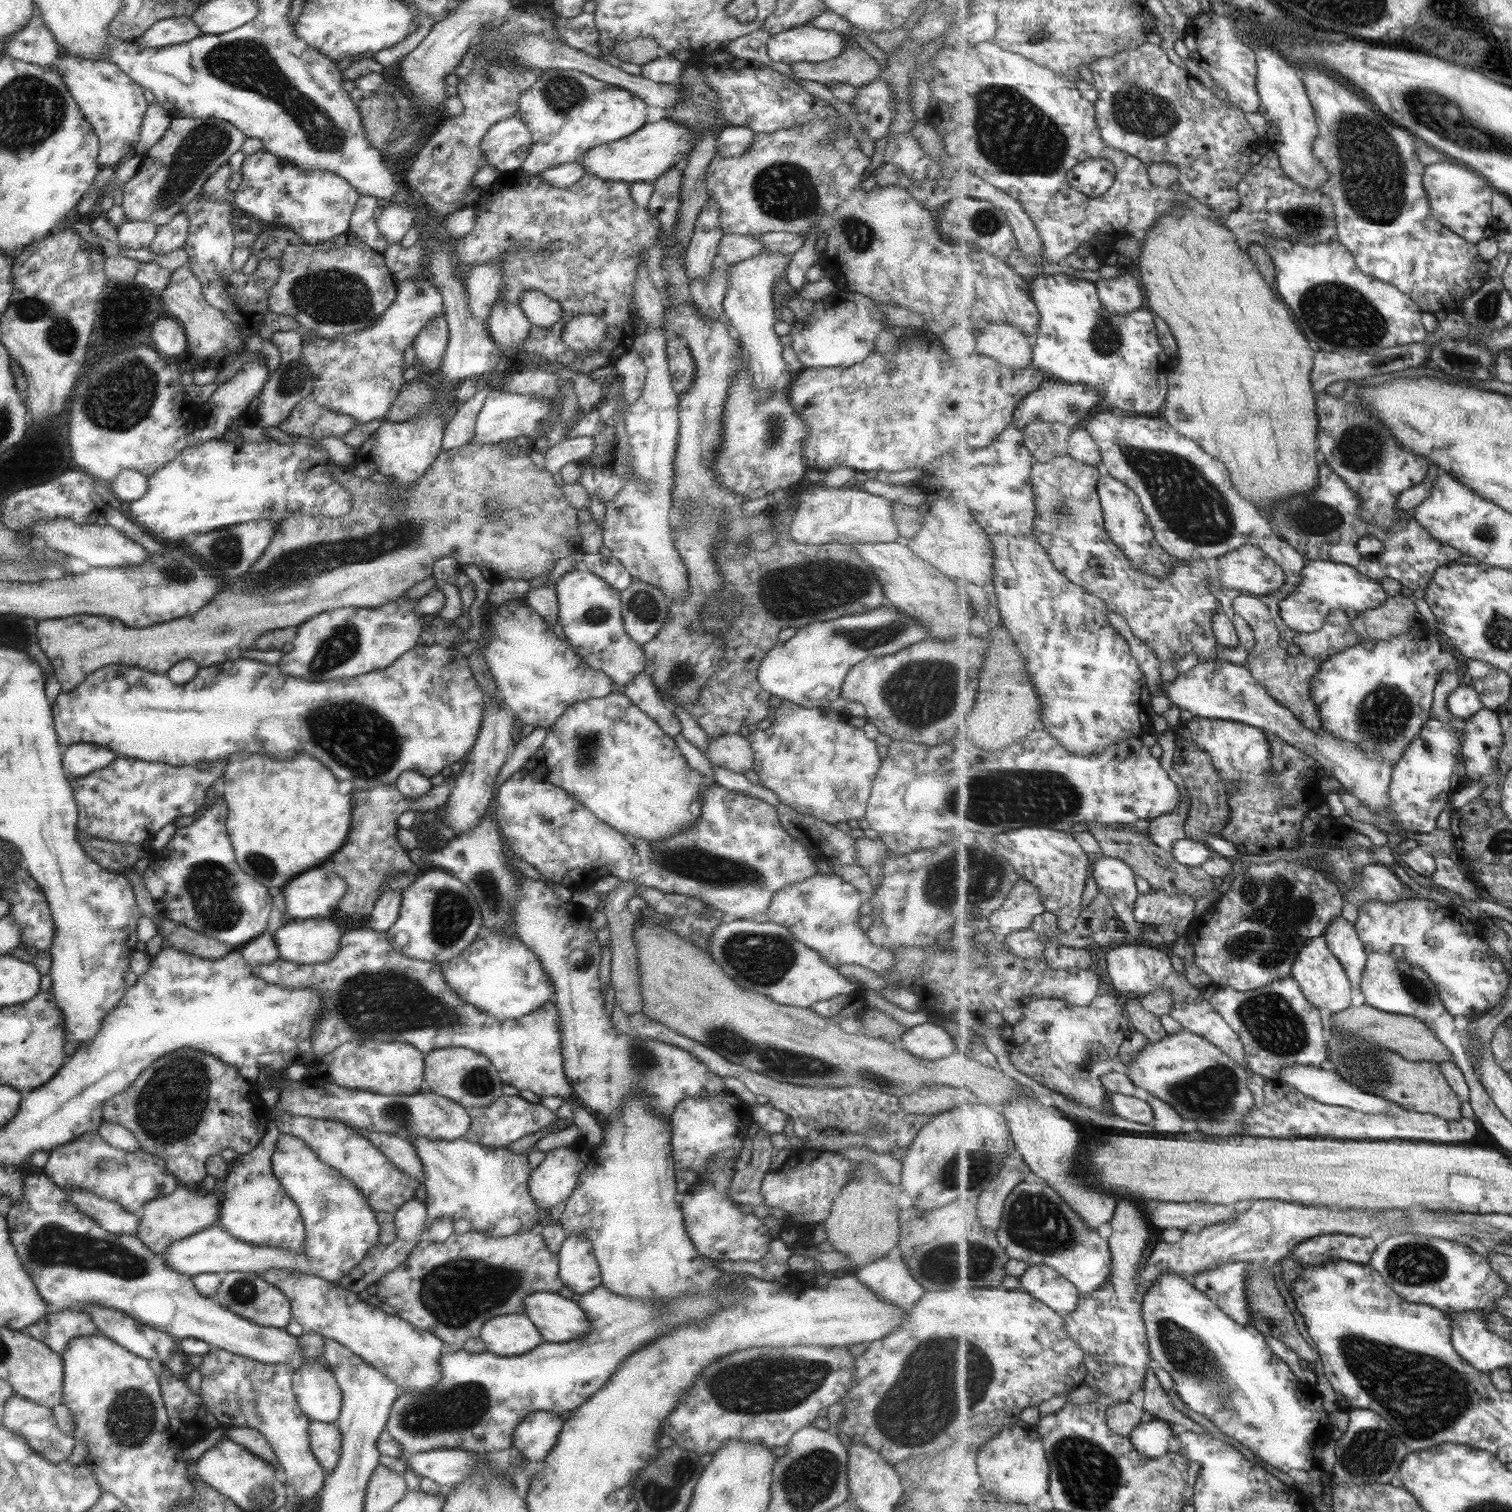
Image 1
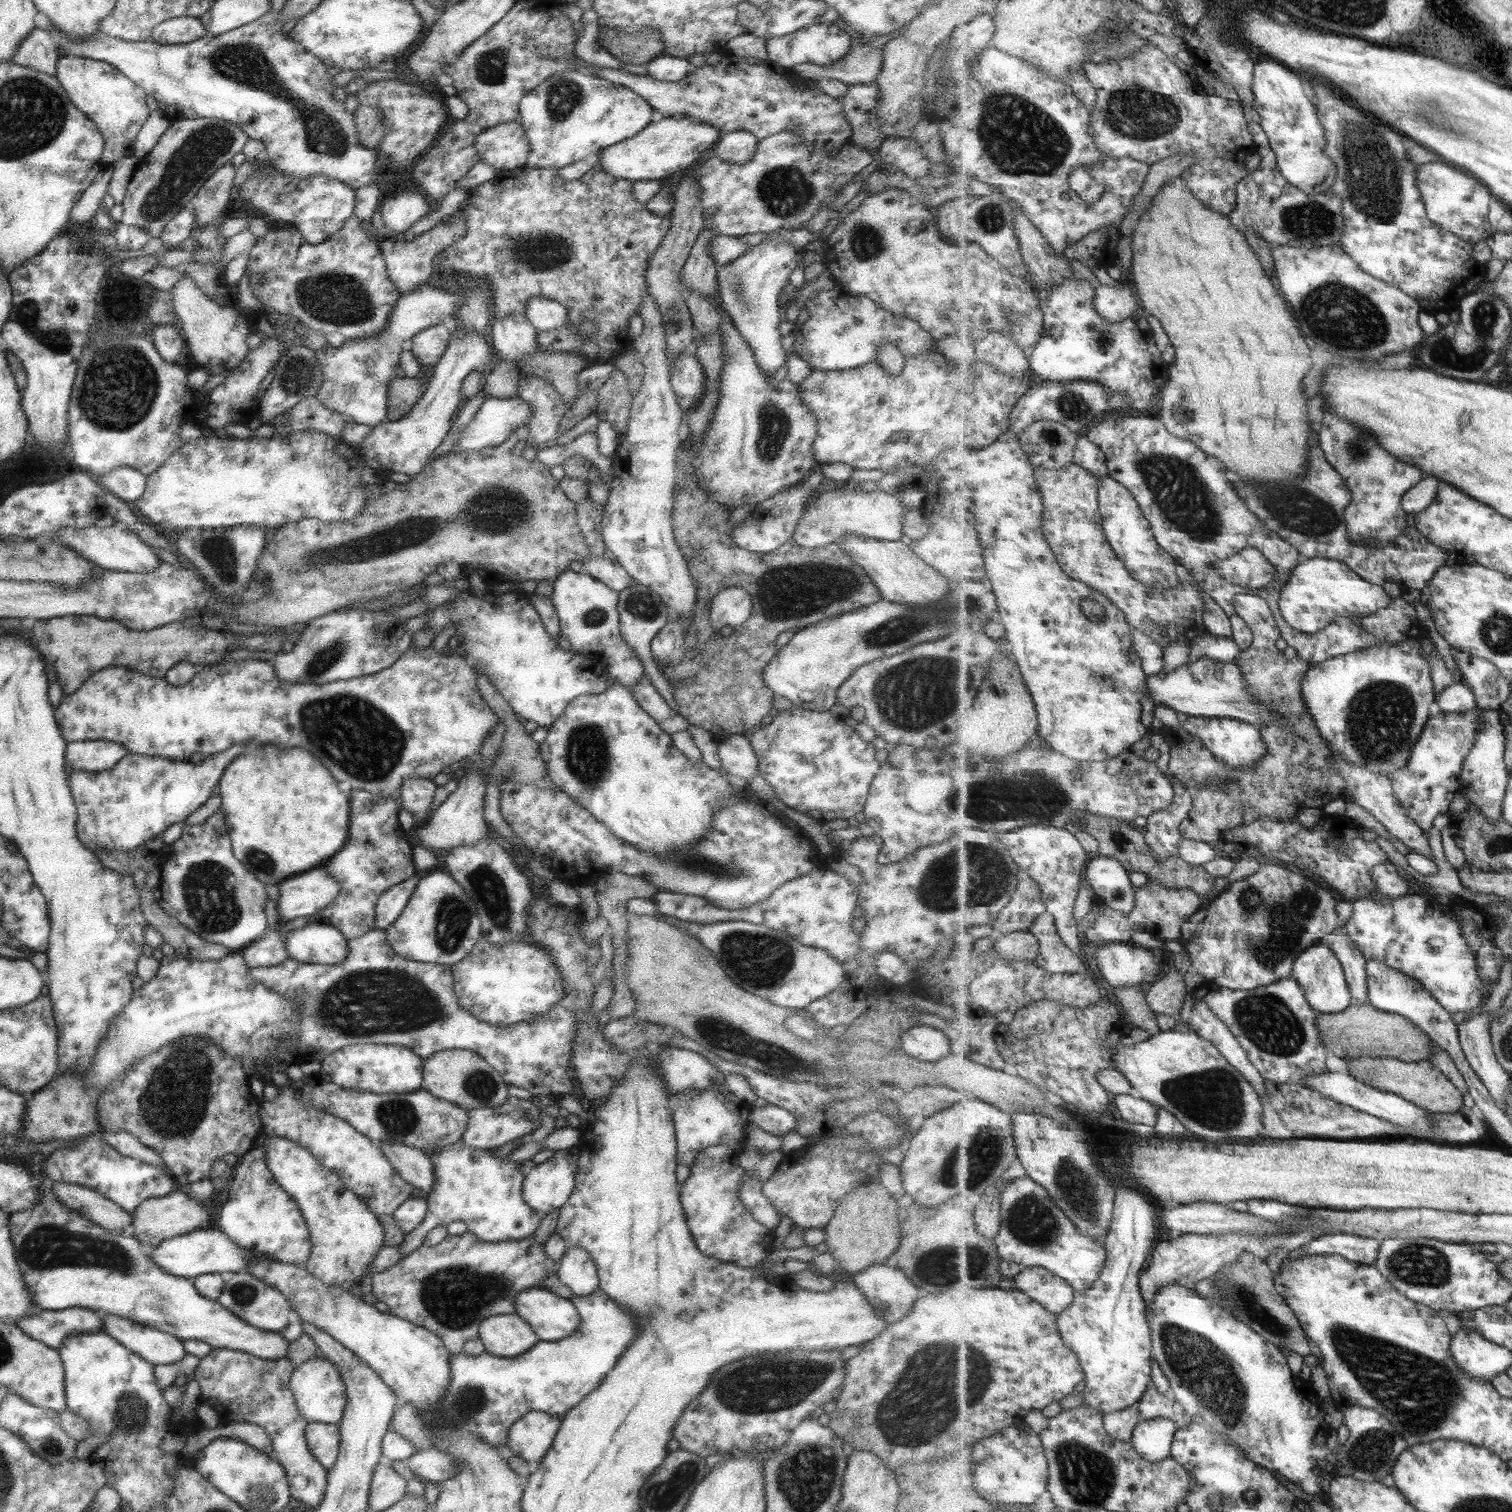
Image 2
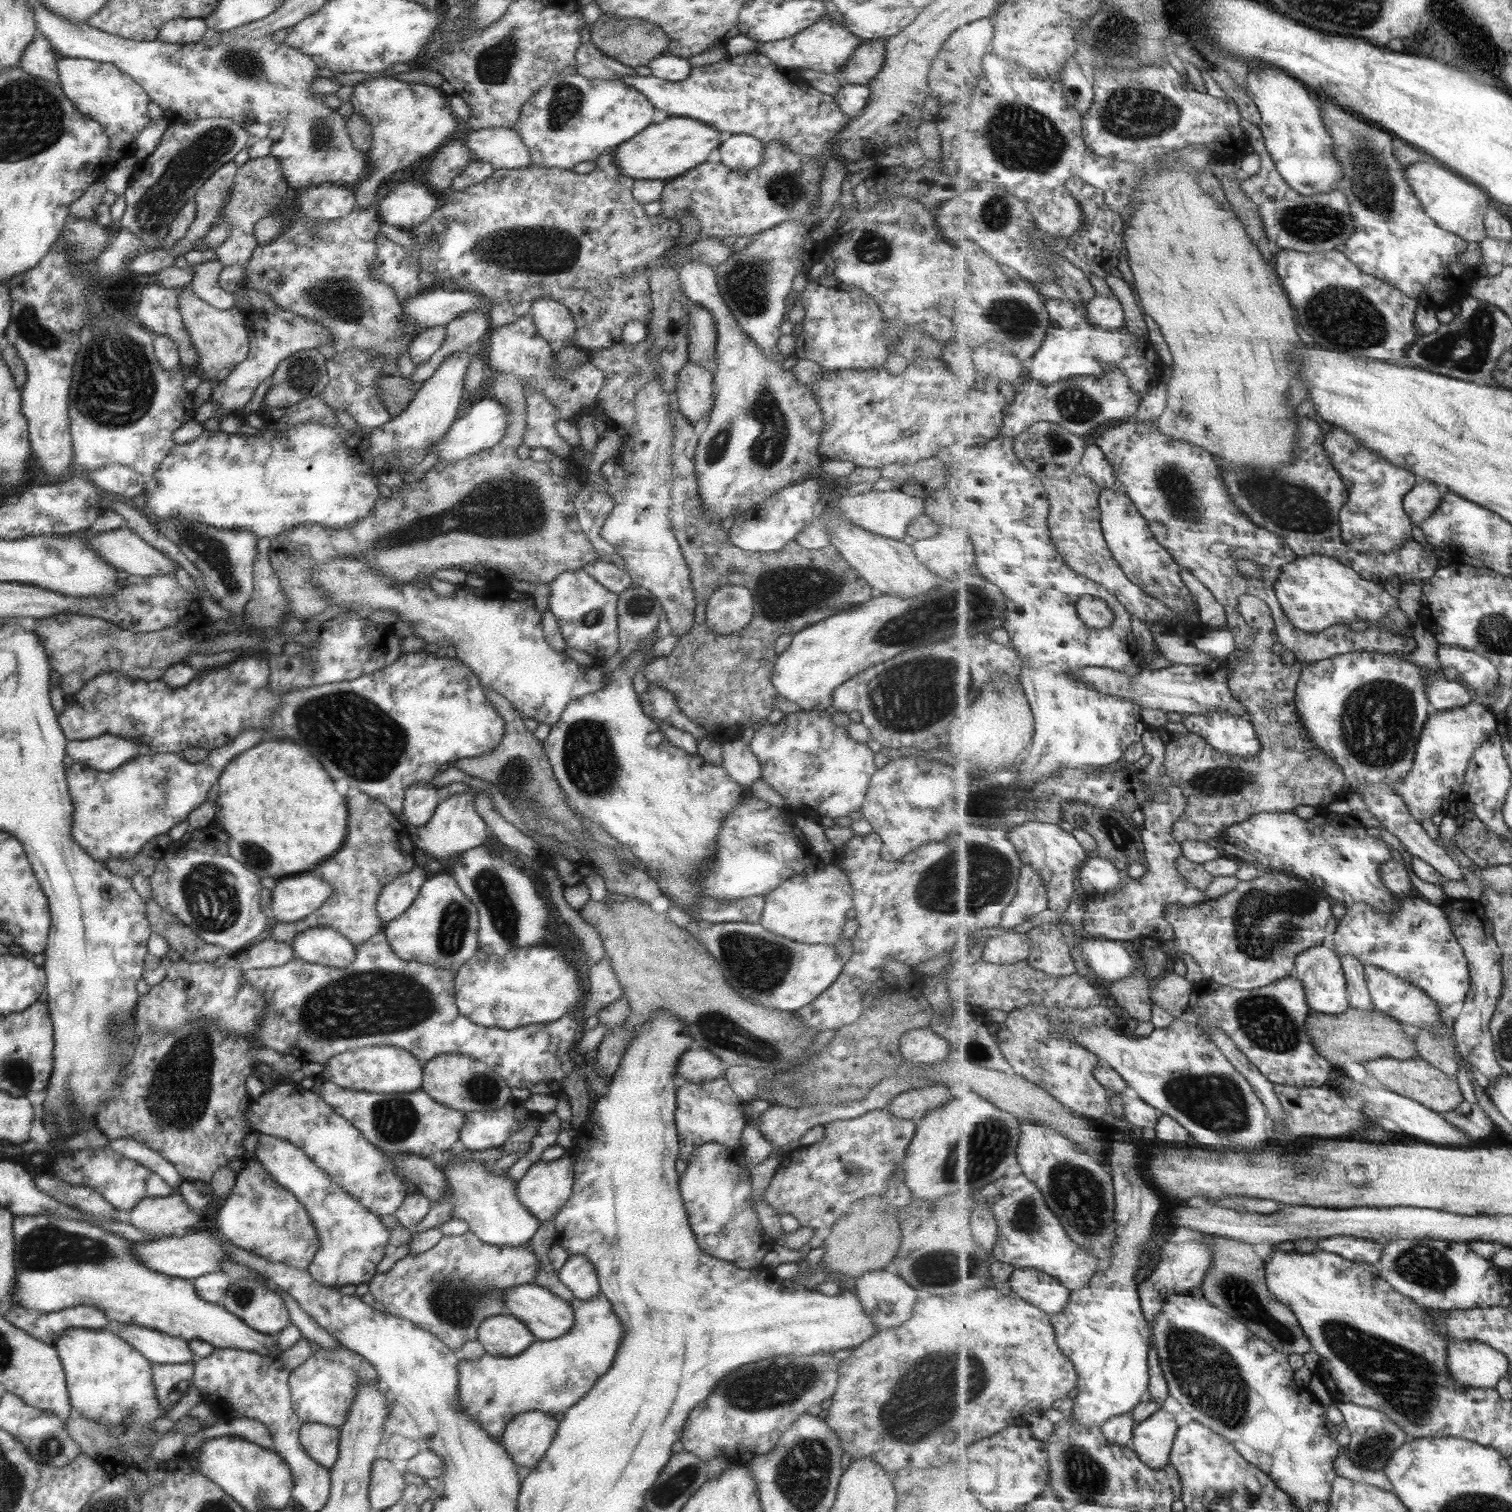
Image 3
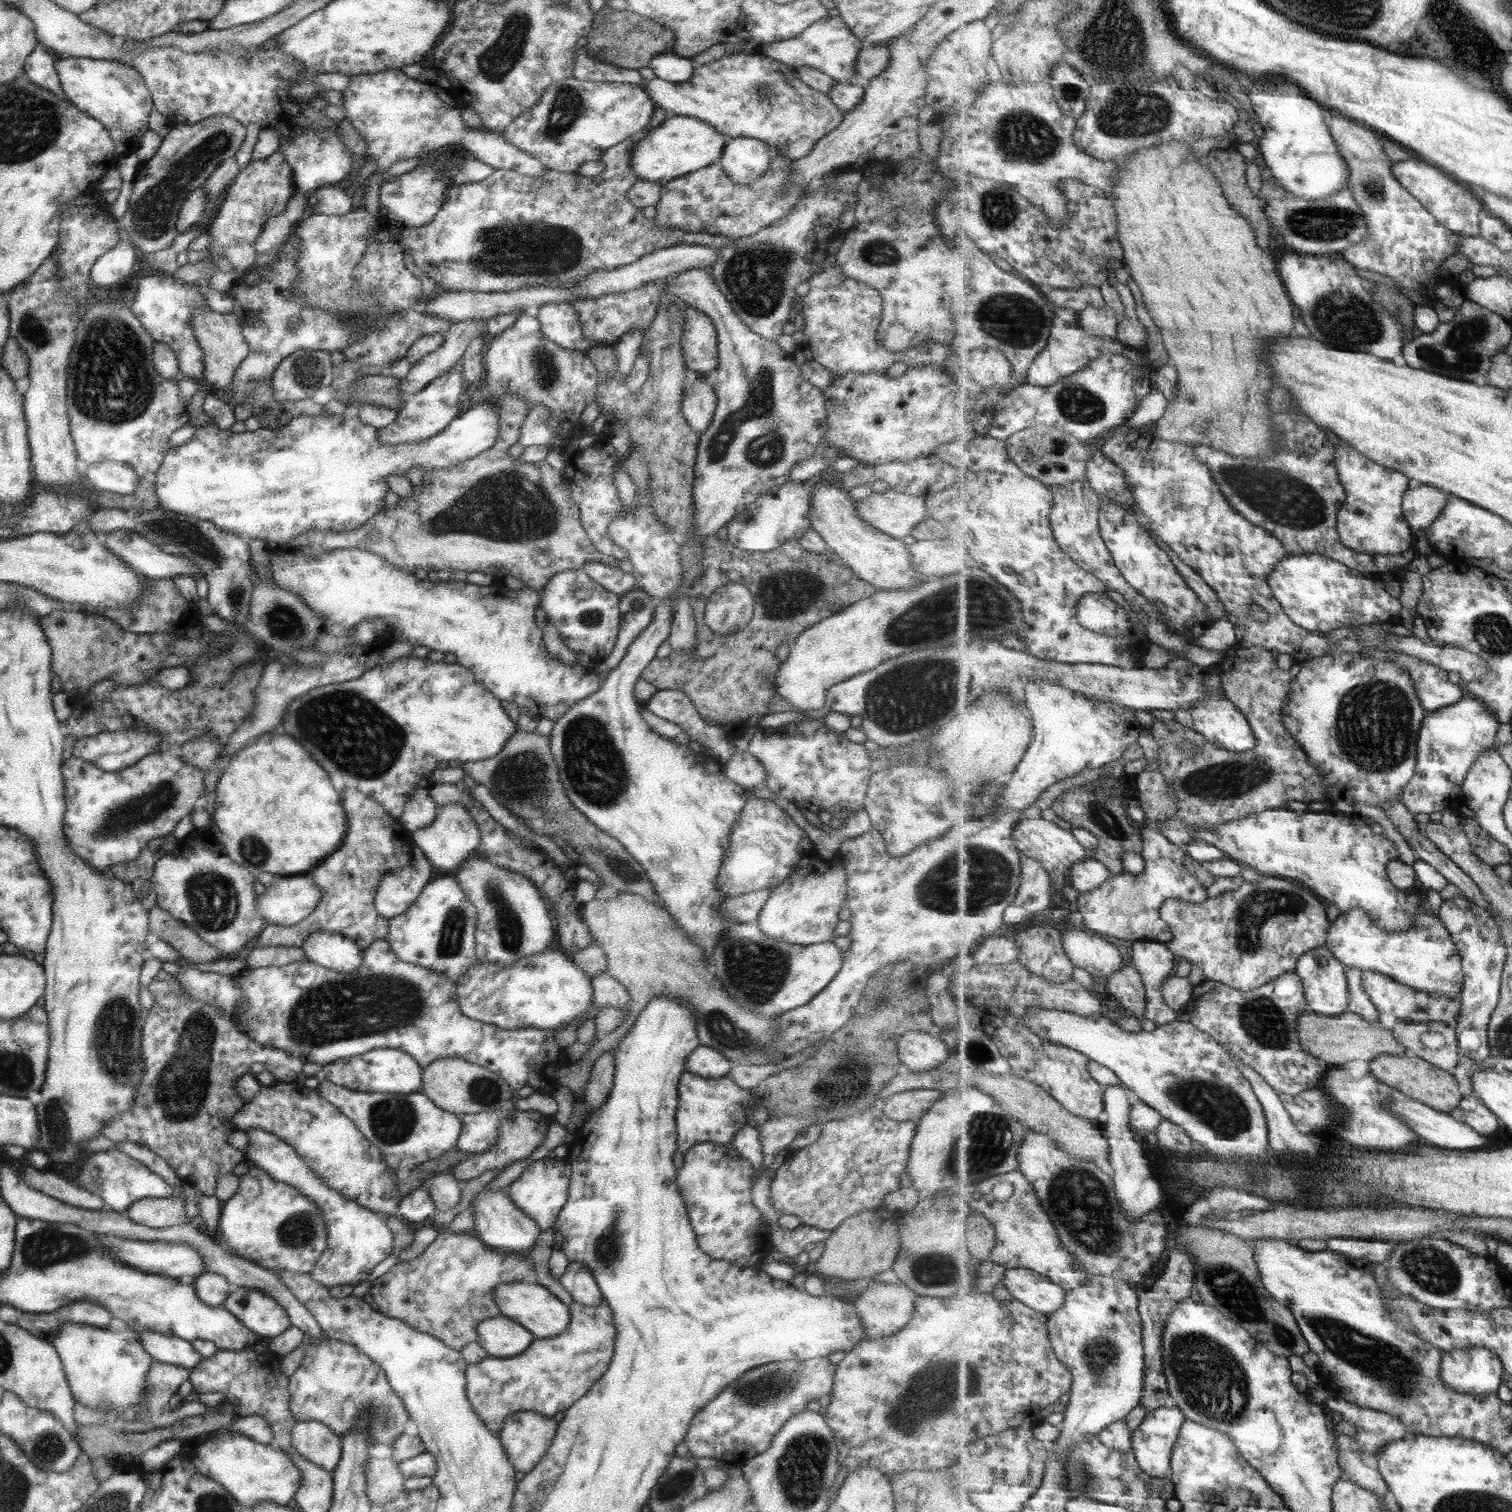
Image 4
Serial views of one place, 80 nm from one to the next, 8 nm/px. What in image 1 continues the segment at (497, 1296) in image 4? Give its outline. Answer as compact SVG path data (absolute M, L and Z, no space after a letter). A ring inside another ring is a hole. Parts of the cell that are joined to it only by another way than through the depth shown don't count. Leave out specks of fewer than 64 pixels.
M533 1292L522 1298L522 1305L545 1343L567 1342L589 1330L589 1321L579 1306L557 1293Z

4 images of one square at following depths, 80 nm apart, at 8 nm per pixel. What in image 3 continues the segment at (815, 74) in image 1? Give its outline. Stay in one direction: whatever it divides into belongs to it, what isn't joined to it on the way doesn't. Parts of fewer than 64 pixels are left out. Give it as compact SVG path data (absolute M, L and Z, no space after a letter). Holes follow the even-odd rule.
M879 38L861 42L847 59L846 65L840 68L838 78L843 83L867 85L883 64L885 41Z

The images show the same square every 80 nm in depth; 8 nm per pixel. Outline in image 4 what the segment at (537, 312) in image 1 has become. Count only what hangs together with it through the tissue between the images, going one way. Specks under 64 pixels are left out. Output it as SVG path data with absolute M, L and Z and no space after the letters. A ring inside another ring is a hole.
M547 303L538 308L536 319L539 321L540 331L561 348L569 351L586 352L596 344L586 339L581 332L575 309L570 303Z

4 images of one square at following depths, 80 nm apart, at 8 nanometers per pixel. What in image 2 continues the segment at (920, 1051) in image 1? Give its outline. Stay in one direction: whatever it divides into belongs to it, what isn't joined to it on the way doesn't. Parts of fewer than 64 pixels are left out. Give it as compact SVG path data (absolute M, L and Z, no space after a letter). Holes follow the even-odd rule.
M913 1026L901 1035L900 1051L920 1062L936 1062L950 1054L947 1037L931 1026Z

